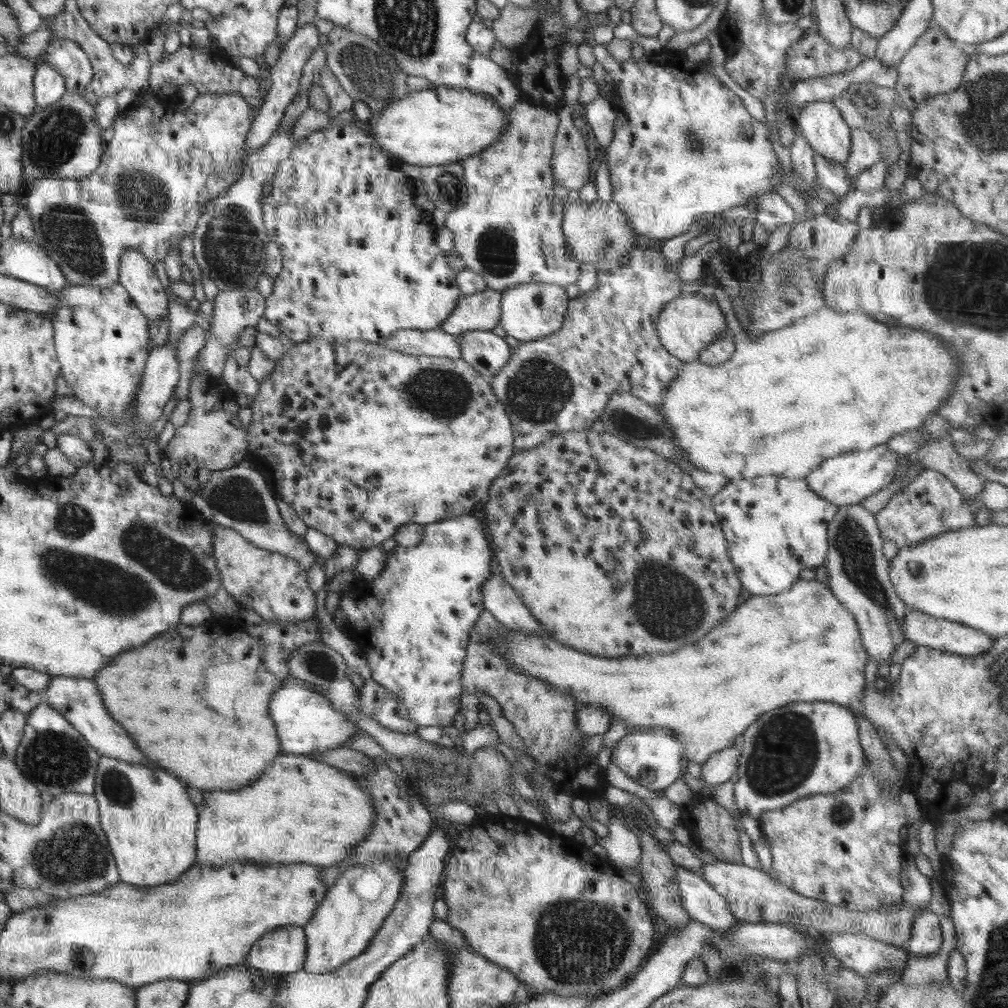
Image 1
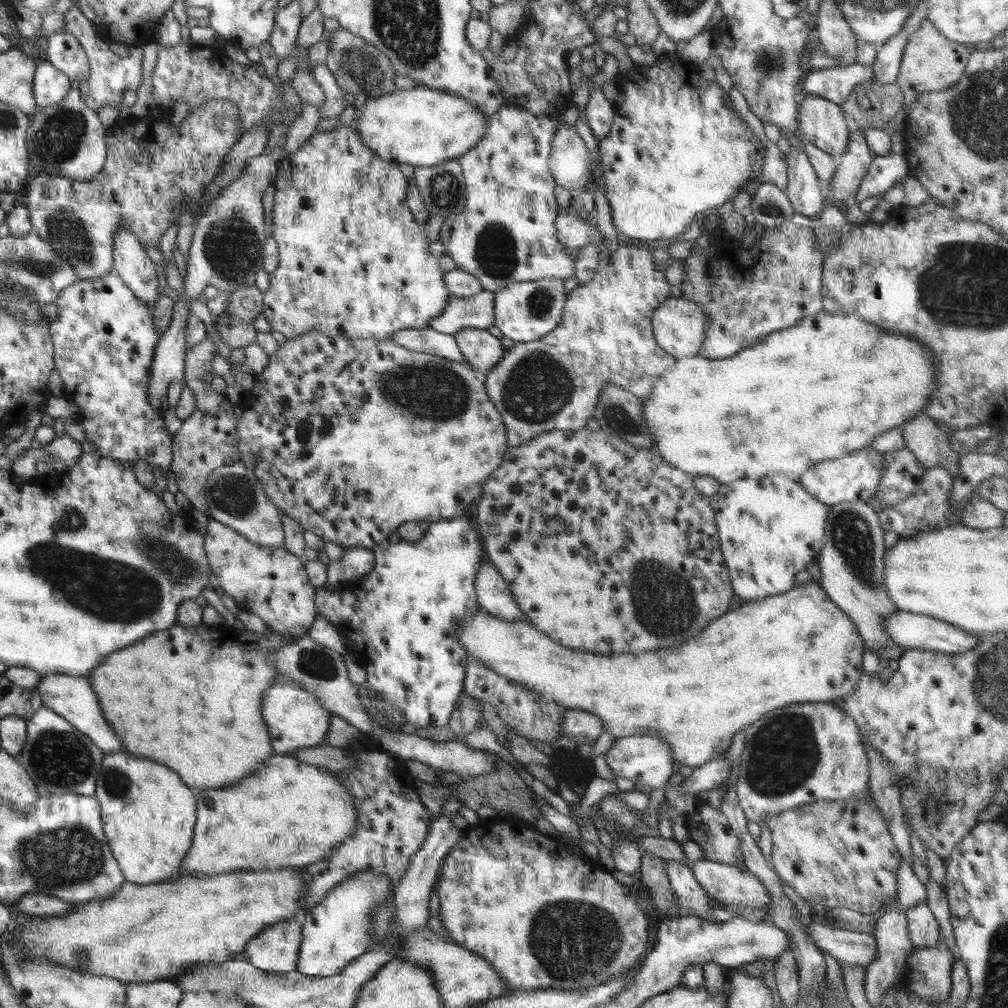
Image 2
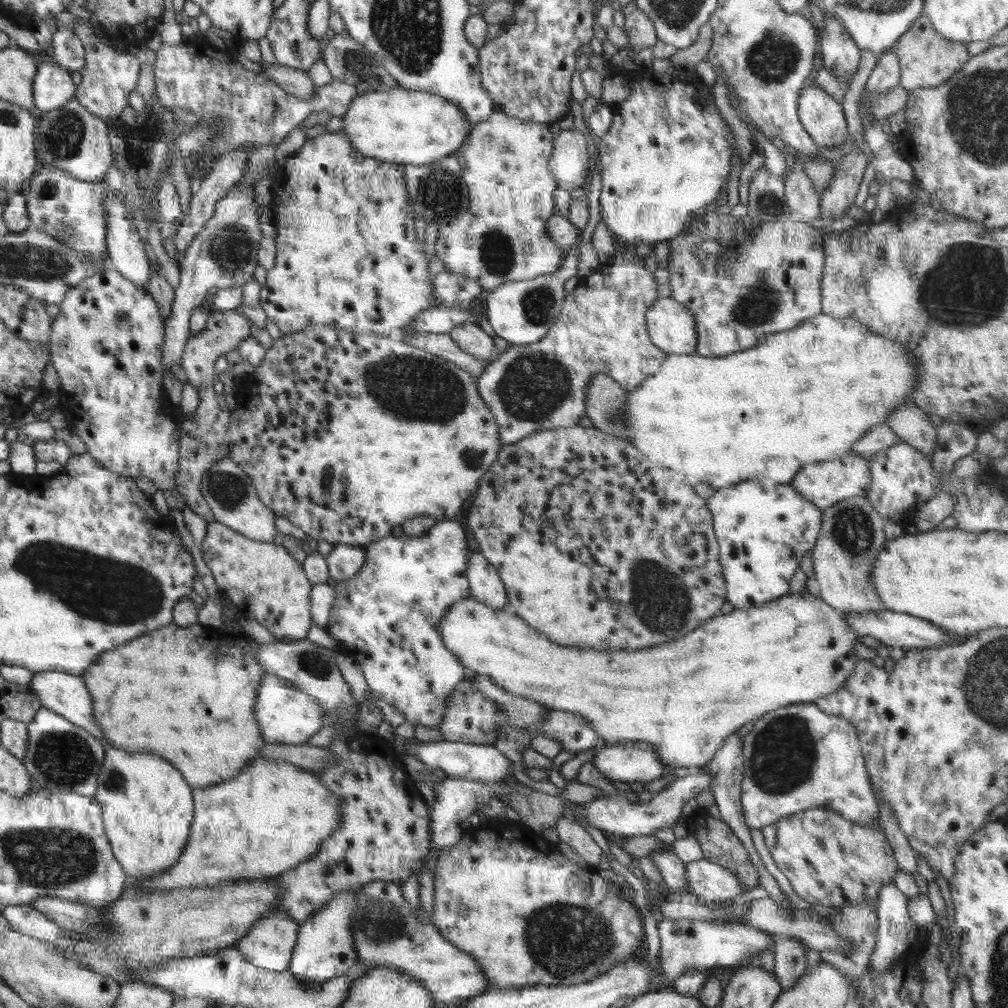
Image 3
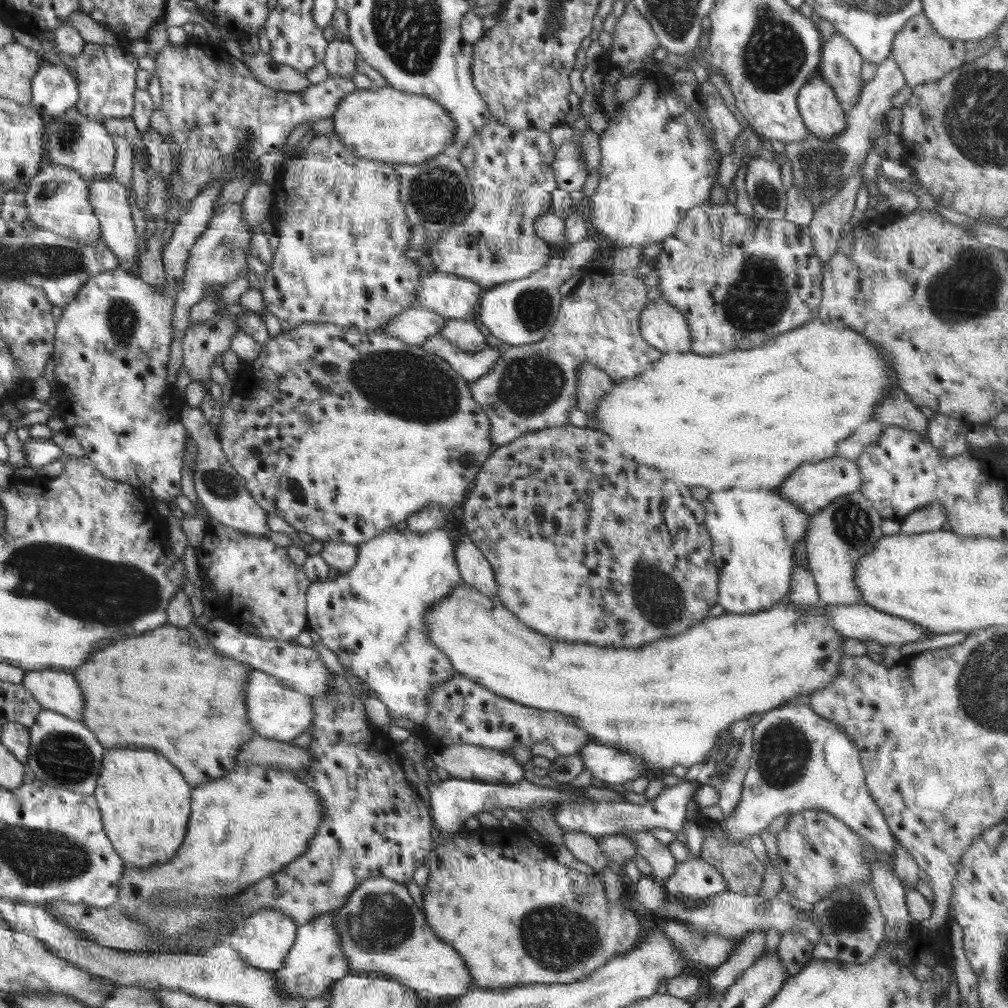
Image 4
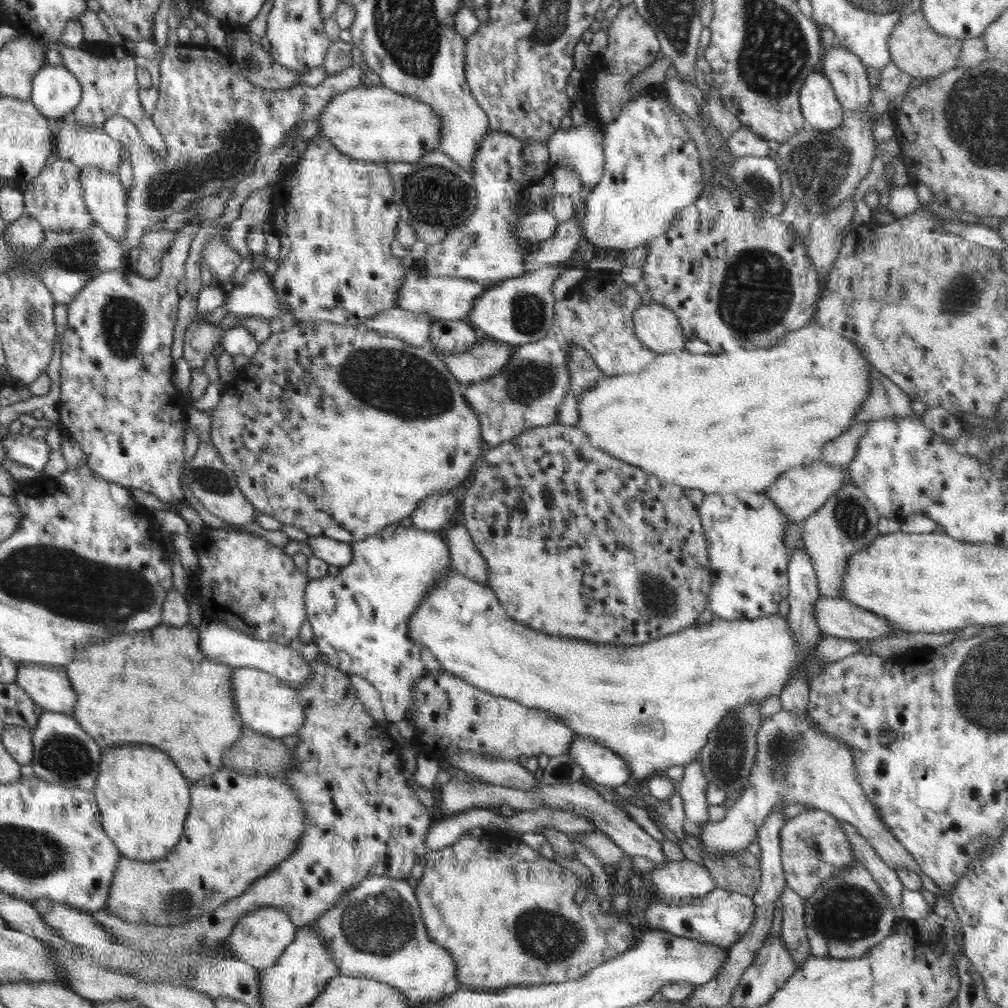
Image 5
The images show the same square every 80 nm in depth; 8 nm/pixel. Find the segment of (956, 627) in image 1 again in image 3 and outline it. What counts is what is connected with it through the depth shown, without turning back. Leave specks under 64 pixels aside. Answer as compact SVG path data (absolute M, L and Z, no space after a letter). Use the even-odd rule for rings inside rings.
M846 610L845 619L849 628L853 630L858 637L872 636L880 640L883 644L894 648L902 649L925 649L925 648L942 648L960 644L965 637L950 632L925 618L918 618L906 613L892 612L891 610L866 610L866 613L850 613L852 610Z

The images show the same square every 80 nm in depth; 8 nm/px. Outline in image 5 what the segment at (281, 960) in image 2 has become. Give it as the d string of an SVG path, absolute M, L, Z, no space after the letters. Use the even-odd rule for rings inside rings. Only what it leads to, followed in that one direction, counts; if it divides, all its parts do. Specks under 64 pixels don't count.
M265 906L246 913L234 925L227 942L238 958L257 969L265 969L277 964L286 948L296 940L297 931L298 927L285 911L278 907Z

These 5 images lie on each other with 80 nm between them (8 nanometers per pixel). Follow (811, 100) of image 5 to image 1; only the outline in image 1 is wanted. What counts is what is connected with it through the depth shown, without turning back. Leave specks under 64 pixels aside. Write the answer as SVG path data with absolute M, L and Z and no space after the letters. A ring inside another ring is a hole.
M806 103L793 121L816 153L842 165L845 163L850 154L851 127L834 103Z

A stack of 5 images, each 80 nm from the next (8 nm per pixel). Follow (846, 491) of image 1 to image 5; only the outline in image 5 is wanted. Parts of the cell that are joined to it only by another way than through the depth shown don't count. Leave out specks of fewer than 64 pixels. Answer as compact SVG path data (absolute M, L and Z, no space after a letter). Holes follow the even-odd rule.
M821 460L812 463L798 465L793 469L787 469L764 492L770 501L787 516L792 523L801 525L802 521L812 516L832 494L836 494L839 488L846 483L852 483L848 465L832 466Z

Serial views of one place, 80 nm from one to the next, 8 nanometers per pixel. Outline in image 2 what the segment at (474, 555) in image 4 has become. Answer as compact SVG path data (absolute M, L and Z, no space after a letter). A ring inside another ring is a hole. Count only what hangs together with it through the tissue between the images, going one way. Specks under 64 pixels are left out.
M482 561L478 565L474 586L482 610L508 622L525 620L507 581L500 576L492 563Z

